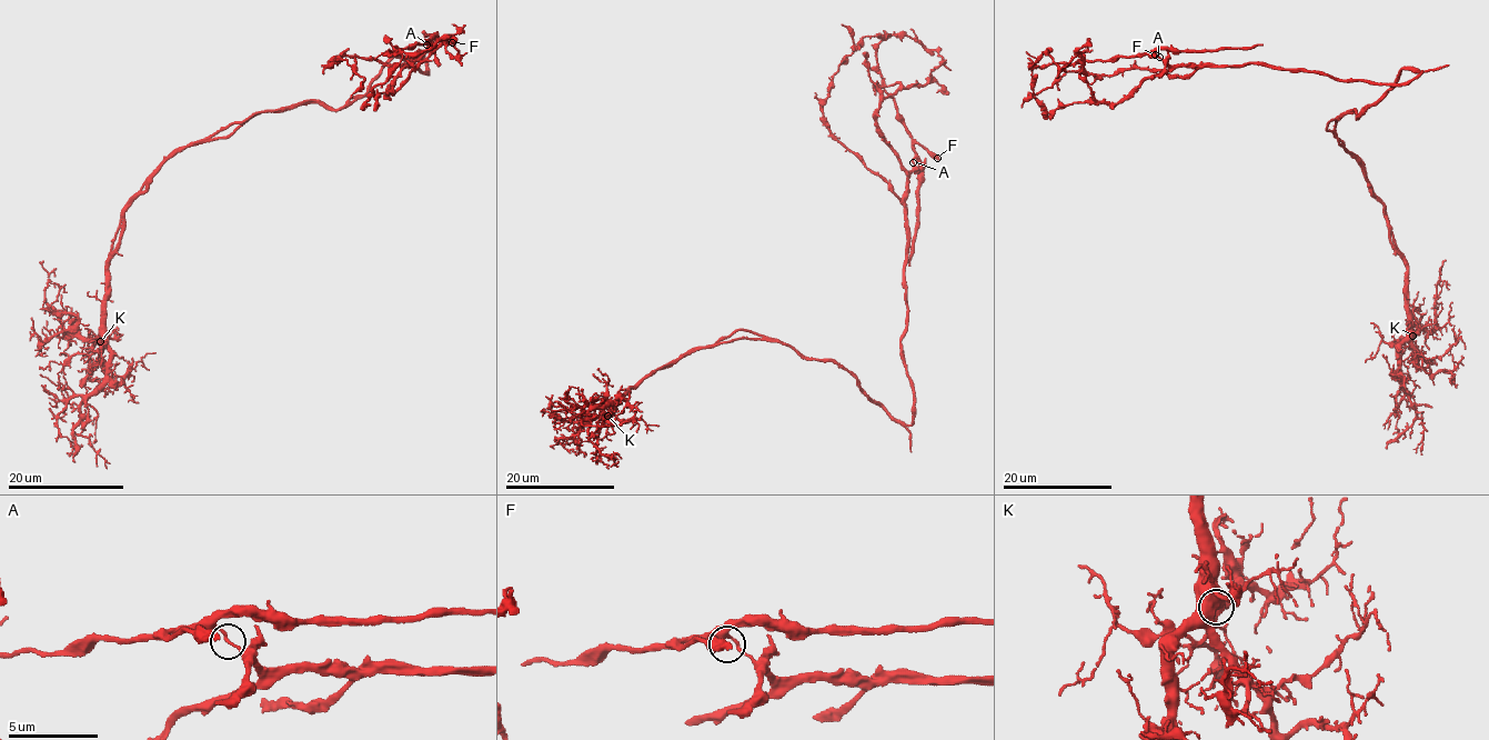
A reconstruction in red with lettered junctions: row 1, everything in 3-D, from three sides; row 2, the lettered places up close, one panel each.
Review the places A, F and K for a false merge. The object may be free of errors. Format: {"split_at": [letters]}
{"split_at": ["A"]}

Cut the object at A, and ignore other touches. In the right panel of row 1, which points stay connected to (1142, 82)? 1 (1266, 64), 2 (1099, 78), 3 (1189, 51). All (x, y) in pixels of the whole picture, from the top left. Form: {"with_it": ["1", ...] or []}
{"with_it": ["1", "2"]}

